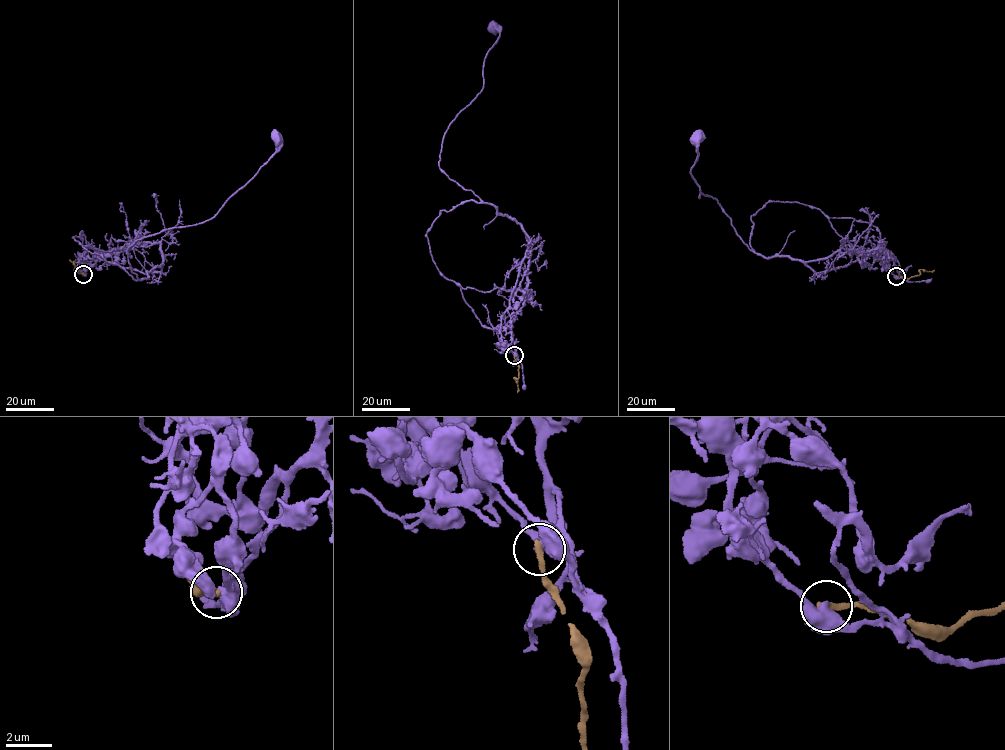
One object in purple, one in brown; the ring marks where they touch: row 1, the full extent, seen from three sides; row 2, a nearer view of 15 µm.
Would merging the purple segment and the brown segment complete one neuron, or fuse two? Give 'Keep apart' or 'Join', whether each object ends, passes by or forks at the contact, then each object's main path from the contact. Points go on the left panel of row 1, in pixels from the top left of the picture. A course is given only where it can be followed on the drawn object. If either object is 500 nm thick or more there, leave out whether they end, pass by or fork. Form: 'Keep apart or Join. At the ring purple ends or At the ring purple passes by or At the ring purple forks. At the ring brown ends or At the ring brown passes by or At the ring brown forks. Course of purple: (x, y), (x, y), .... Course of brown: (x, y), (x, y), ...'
Keep apart. At the ring purple passes by. At the ring brown ends. Course of purple: (84, 274), (96, 257), (160, 271), (139, 280), (128, 247), (211, 218), (277, 137). Course of brown: (83, 274), (69, 260)

